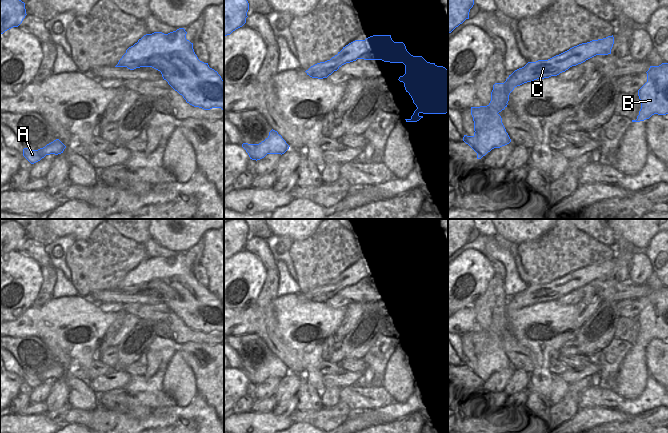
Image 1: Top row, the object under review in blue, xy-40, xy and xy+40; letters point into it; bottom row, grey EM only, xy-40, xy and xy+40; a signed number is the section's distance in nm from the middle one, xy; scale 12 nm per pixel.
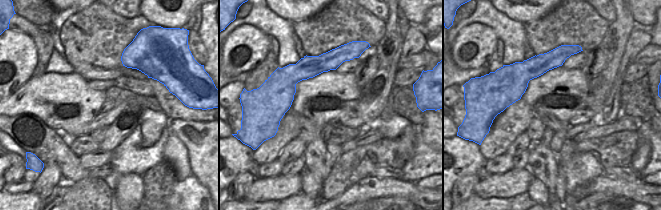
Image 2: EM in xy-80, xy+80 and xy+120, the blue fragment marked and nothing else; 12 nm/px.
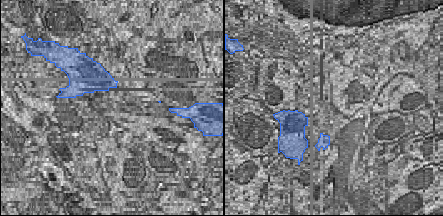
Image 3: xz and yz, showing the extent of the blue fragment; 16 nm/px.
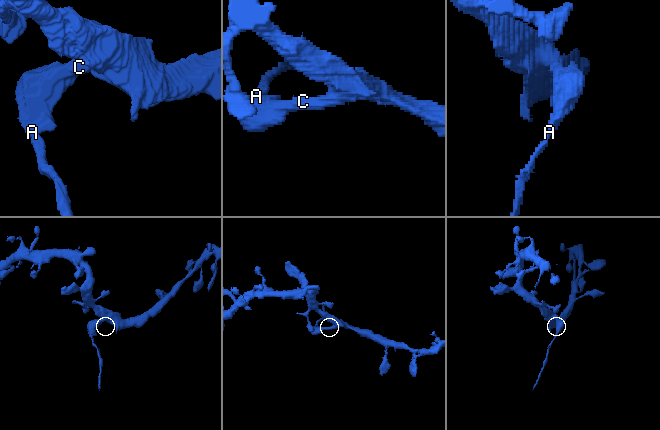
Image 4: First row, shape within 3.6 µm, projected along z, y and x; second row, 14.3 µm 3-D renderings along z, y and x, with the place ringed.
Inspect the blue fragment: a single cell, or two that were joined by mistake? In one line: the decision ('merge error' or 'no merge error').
merge error

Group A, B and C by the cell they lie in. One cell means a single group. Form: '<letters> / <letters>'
A C / B

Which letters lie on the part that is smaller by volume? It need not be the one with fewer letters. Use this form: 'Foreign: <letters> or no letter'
Foreign: A, C.

